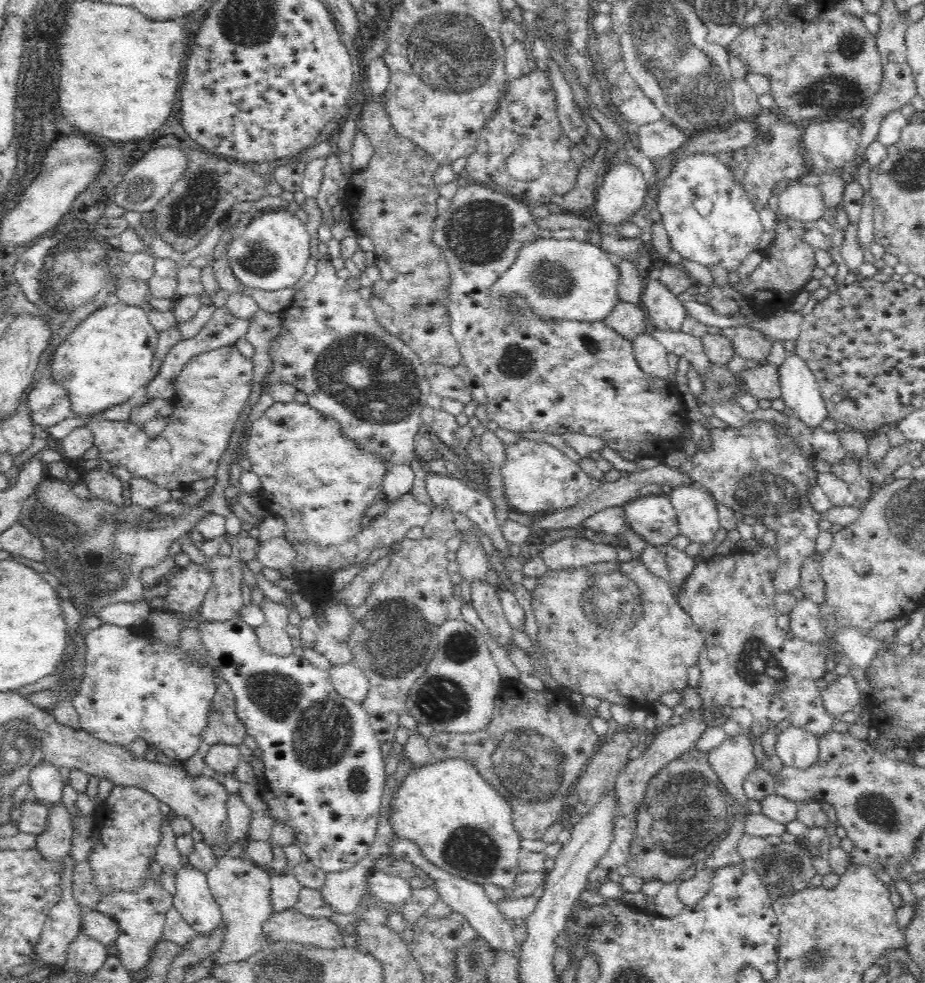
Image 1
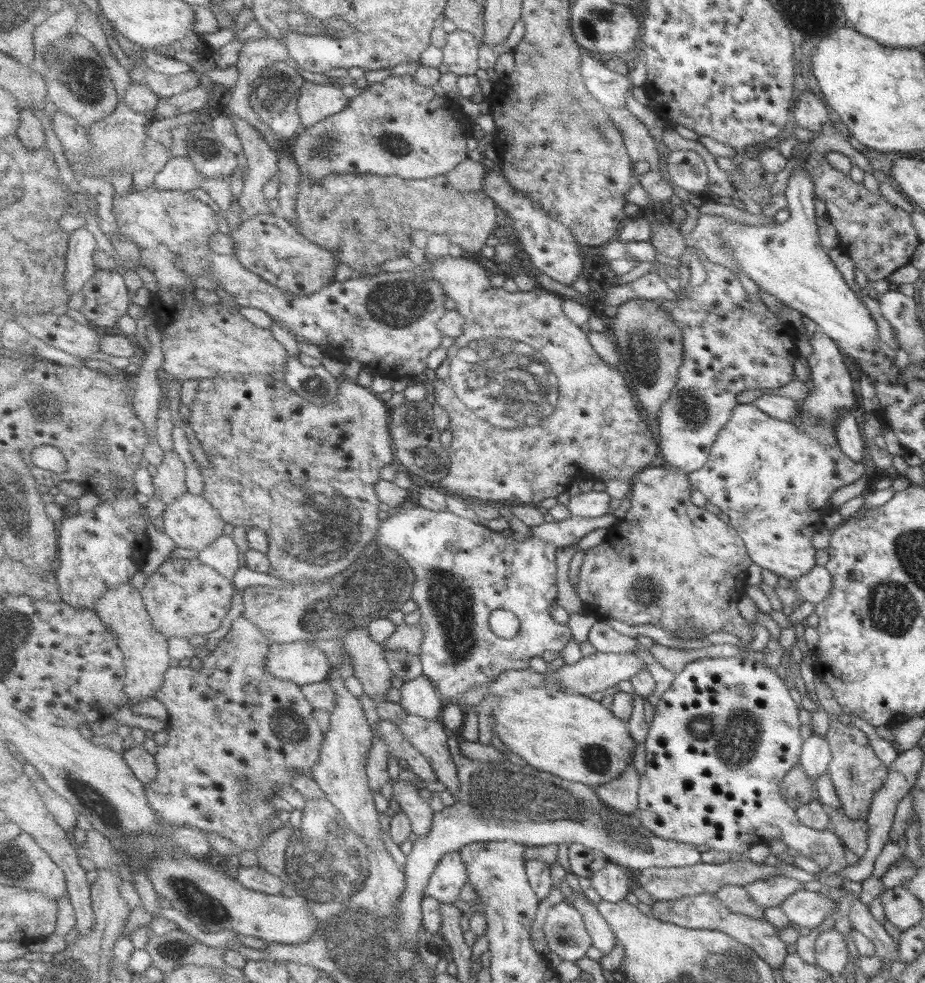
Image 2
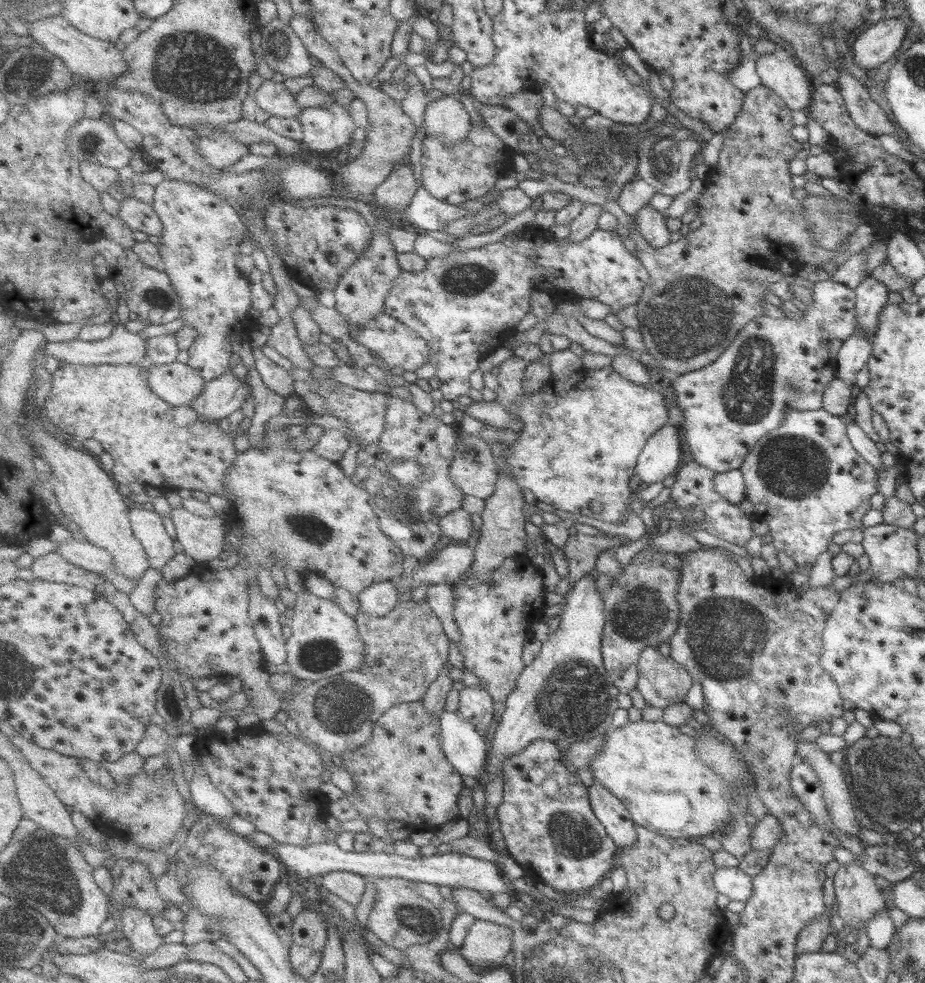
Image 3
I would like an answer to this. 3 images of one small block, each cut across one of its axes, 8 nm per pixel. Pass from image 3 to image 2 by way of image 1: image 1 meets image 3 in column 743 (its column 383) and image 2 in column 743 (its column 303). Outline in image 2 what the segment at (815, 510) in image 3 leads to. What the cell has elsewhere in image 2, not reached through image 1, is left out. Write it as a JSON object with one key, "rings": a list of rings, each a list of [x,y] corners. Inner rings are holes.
{"rings":[[[737,404],[728,424],[722,427],[716,442],[710,447],[709,460],[702,470],[690,473],[690,478],[695,489],[718,506],[724,516],[737,527],[738,534],[745,539],[749,557],[758,566],[792,580],[806,574],[816,565],[817,549],[812,544],[816,528],[812,524],[806,524],[806,518],[802,518],[800,514],[808,514],[808,510],[832,511],[833,507],[828,504],[830,493],[856,482],[858,478],[862,478],[862,474],[865,474],[864,465],[848,458],[838,444],[830,448],[820,446],[816,440],[812,440],[810,434],[798,430],[797,422],[772,418],[753,404]]]}

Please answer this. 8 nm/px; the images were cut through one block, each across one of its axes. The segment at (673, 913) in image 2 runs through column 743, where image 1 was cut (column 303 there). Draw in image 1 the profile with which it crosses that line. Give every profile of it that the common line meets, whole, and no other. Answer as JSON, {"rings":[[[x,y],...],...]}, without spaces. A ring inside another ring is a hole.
{"rings":[[[295,906],[274,911],[262,923],[262,928],[266,938],[272,942],[287,940],[329,949],[344,947],[342,932],[335,921],[308,917]]]}

